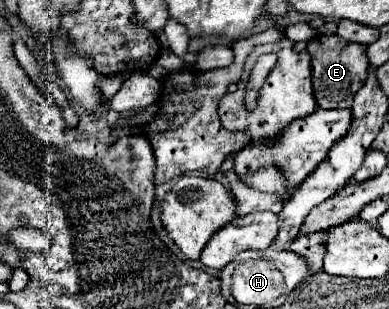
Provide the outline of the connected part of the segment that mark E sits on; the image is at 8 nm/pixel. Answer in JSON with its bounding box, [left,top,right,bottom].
[307,41,369,109]

